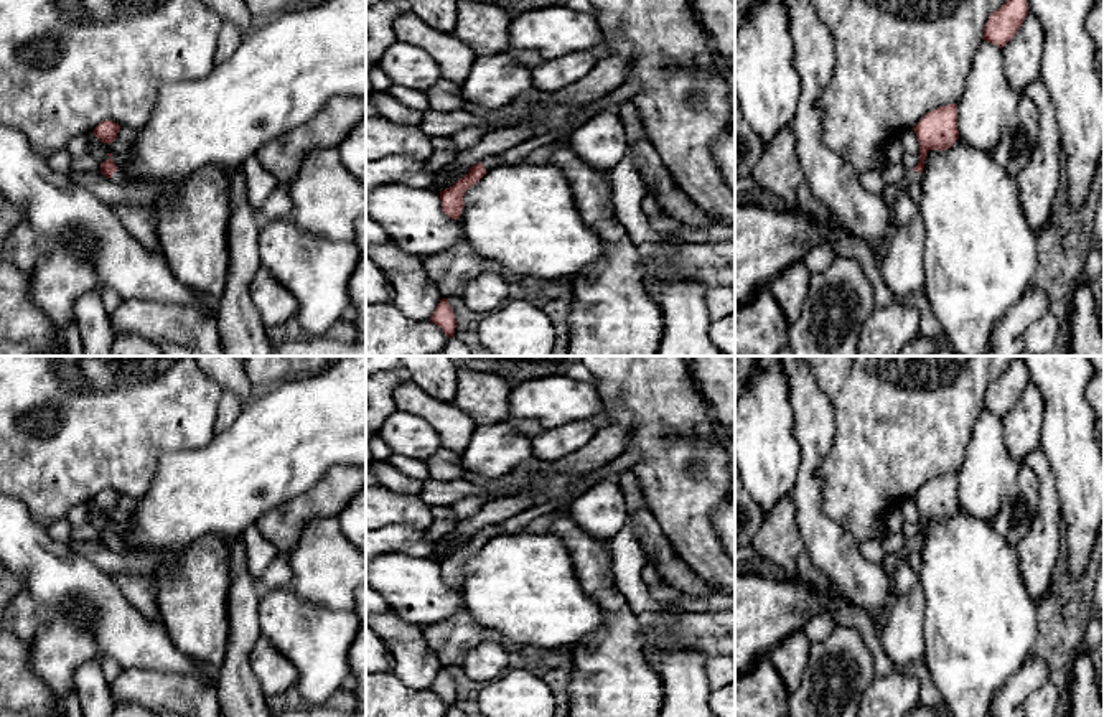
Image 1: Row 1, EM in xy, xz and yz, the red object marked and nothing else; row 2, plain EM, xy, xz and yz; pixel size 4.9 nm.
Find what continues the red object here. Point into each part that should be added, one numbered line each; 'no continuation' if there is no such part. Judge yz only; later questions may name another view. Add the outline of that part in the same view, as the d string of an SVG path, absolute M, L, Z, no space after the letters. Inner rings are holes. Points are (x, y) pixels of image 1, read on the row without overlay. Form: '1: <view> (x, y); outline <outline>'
1: yz (888, 564); outline M906 539L903 549L896 554L886 554L886 557L882 560L882 570L885 572L885 575L888 577L888 583L890 583L890 593L888 598L885 602L885 610L882 612L882 616L873 623L875 630L883 630L886 625L886 620L890 616L890 612L896 602L896 590L895 590L895 583L893 583L893 574L895 569L900 562L908 560L908 557L915 552L921 552L921 546L923 542L918 542L915 539Z

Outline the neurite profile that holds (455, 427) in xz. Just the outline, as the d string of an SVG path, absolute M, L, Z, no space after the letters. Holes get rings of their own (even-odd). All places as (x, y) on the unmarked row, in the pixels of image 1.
M412 381L397 386L392 397L399 410L422 417L438 433L442 448L465 452L476 424L455 402L438 401Z

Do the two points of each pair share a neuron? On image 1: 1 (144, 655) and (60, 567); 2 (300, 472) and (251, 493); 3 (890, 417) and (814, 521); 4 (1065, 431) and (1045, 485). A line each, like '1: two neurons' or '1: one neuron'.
1: one neuron
2: one neuron
3: two neurons
4: two neurons

